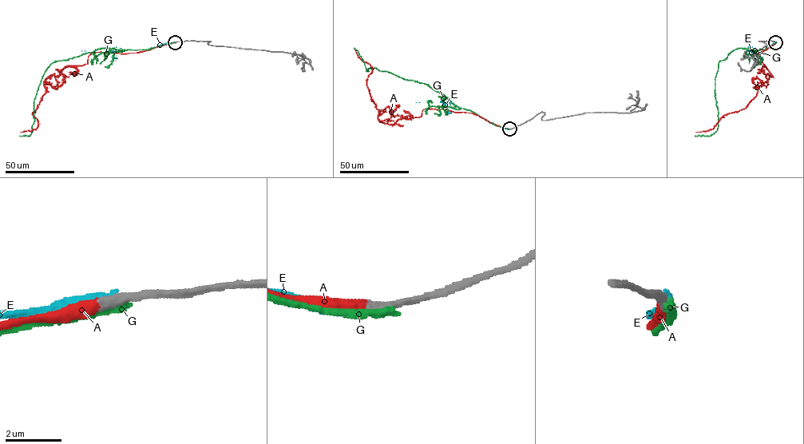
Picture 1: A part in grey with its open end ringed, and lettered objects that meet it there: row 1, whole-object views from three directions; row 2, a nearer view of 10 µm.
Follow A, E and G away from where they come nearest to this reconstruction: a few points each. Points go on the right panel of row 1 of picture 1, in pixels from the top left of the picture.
A: (775, 42), (759, 53), (756, 52), (771, 75), (747, 105), (726, 113), (708, 131), (695, 132)
E: (776, 42), (757, 49), (751, 46), (750, 51), (748, 47), (749, 50)
G: (776, 42), (764, 49), (735, 49), (718, 62), (714, 84), (718, 129), (711, 135), (695, 136)

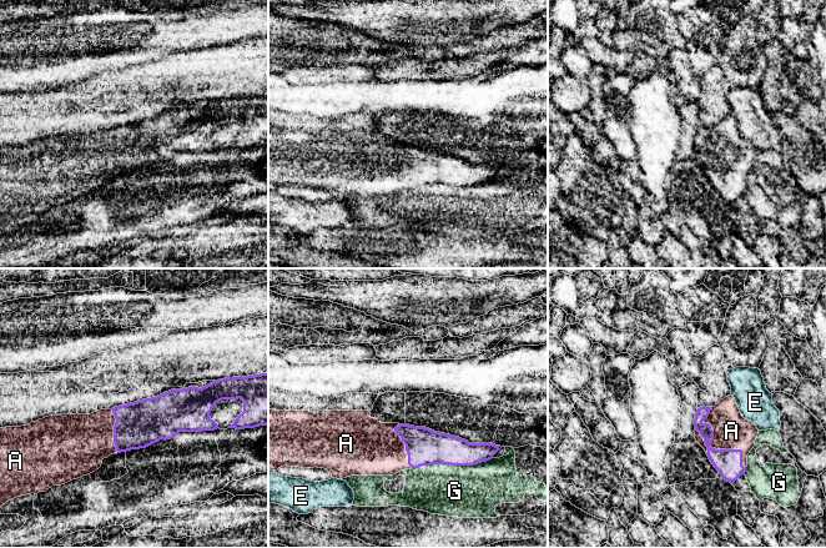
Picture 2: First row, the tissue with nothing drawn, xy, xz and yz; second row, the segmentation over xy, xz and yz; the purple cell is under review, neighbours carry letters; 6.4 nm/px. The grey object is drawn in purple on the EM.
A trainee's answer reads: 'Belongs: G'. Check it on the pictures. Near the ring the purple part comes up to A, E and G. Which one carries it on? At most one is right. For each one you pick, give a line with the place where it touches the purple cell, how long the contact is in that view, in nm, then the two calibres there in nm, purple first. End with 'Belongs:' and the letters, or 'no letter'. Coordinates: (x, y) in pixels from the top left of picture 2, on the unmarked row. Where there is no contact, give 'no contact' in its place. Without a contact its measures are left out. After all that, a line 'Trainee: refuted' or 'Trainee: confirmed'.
A: meets purple in yz at (714, 169); contact 440 nm long; 180 nm thick on the purple side, 240 nm on the other
Belongs: A
Trainee: refuted

